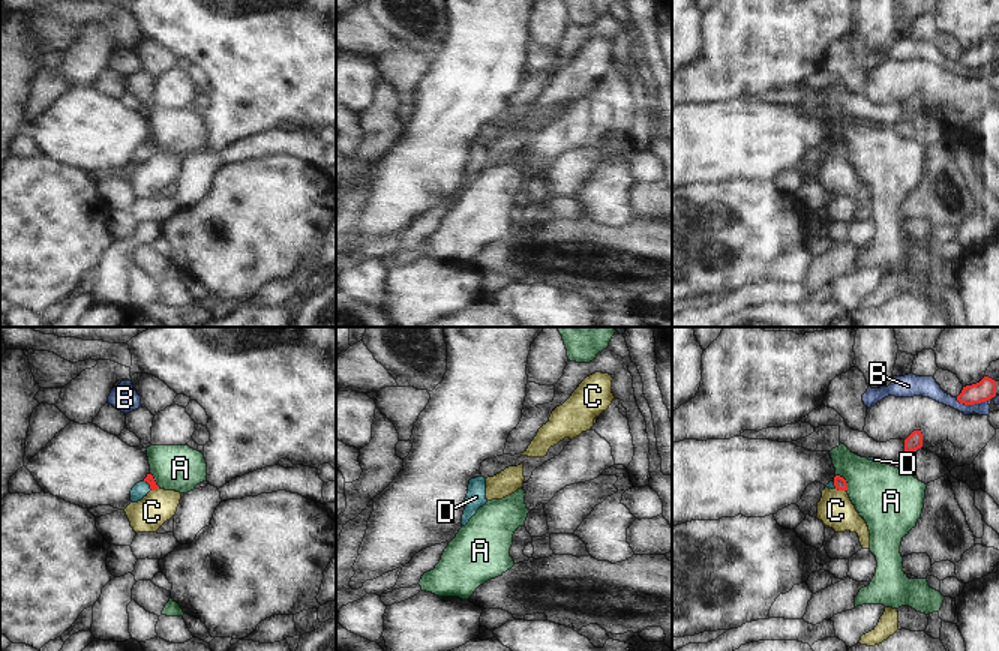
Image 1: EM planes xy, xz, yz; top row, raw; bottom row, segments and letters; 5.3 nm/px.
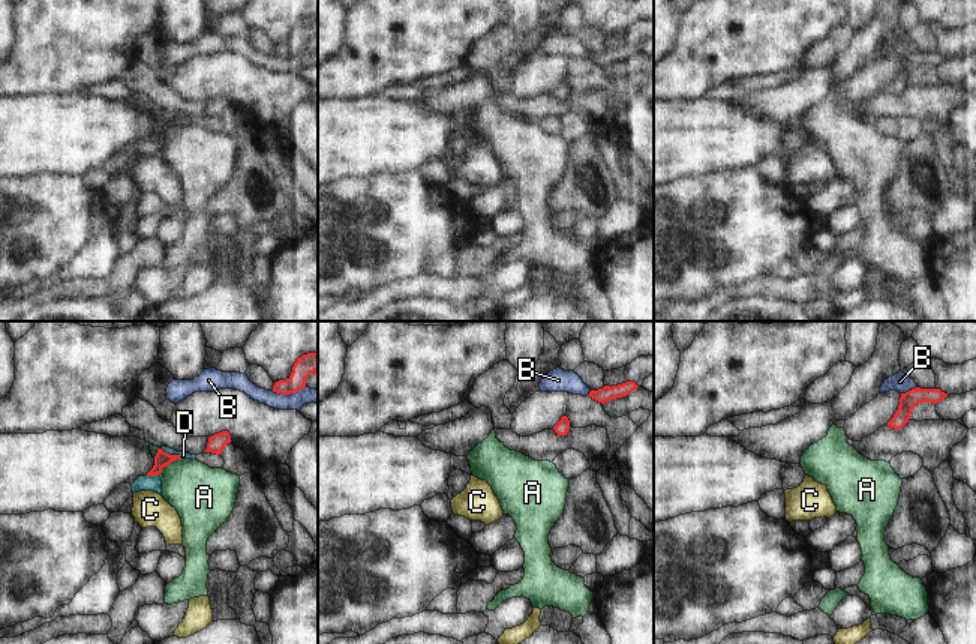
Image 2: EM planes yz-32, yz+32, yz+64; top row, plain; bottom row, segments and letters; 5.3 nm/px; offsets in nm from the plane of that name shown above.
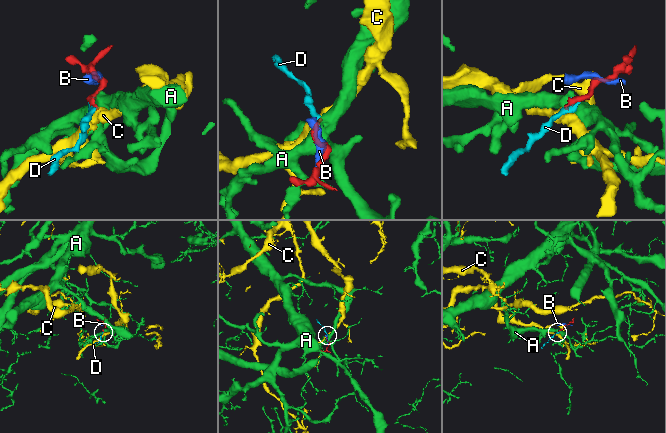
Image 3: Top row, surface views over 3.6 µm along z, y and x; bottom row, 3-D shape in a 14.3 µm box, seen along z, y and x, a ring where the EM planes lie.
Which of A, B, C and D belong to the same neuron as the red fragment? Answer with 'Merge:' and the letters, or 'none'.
Merge: D

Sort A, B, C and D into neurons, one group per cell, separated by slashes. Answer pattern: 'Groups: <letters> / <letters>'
Groups: A / B / C / D

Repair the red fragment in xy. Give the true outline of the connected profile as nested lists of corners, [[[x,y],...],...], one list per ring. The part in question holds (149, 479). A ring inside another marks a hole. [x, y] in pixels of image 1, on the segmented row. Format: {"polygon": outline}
{"polygon": [[[147,474],[147,477],[146,477],[142,482],[136,483],[136,484],[132,488],[132,490],[130,490],[130,501],[132,501],[132,502],[138,502],[138,501],[141,501],[144,496],[147,496],[147,494],[148,494],[150,490],[154,490],[154,489],[158,489],[158,488],[159,488],[159,486],[156,484],[153,476],[152,476],[152,474]]]}

